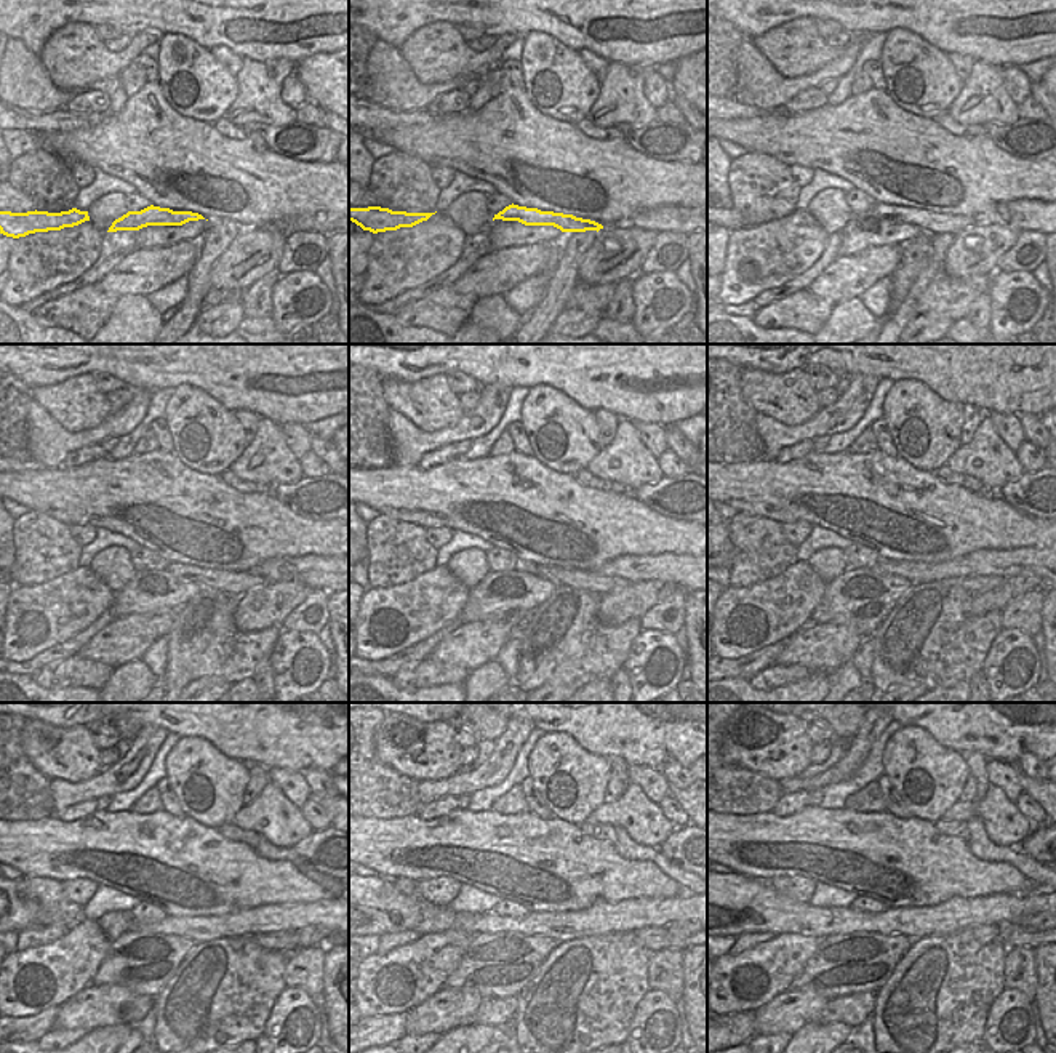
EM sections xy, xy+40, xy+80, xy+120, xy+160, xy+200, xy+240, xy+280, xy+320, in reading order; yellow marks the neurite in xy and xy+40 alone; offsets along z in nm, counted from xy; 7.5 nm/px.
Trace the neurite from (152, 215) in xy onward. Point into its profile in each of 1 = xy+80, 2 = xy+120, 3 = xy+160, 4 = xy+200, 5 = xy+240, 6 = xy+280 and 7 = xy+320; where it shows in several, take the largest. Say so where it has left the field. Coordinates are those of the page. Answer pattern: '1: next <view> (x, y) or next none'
1: next xy+80 (927, 221)
2: next xy+120 (236, 583)
3: next xy+160 (584, 580)
4: next xy+200 (968, 583)
5: next xy+240 (287, 941)
6: next xy+280 (658, 938)
7: next xy+320 (1015, 936)

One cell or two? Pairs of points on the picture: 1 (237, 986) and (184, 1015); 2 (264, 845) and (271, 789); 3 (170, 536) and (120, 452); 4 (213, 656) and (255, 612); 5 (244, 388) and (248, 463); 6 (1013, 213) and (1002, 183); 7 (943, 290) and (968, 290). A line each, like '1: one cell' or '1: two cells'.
1: one cell
2: two cells
3: two cells
4: two cells
5: two cells
6: two cells
7: one cell

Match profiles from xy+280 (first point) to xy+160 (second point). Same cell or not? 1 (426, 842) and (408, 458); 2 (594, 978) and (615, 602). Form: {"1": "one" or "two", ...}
{"1": "two", "2": "two"}

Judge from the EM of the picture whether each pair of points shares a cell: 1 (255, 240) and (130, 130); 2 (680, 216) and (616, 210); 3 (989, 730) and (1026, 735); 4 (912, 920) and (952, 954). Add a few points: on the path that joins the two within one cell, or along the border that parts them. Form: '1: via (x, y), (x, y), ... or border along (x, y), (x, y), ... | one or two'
1: border along (266, 224), (244, 228) | two
2: border along (672, 204), (639, 208), (628, 223) | two
3: via (999, 730), (1016, 730) | one
4: border along (967, 927), (951, 933), (920, 936), (914, 941) | two

